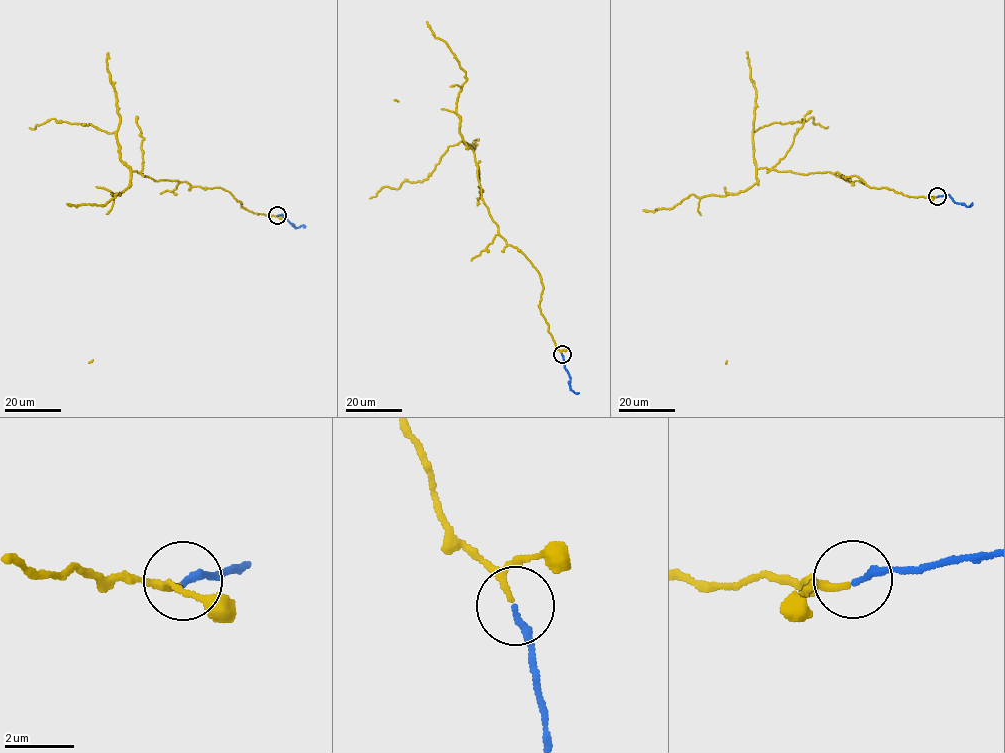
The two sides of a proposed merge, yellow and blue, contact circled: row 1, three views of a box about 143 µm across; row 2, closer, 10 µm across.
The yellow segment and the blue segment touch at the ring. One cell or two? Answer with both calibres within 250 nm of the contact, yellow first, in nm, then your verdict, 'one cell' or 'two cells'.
140/190 nm | one cell

